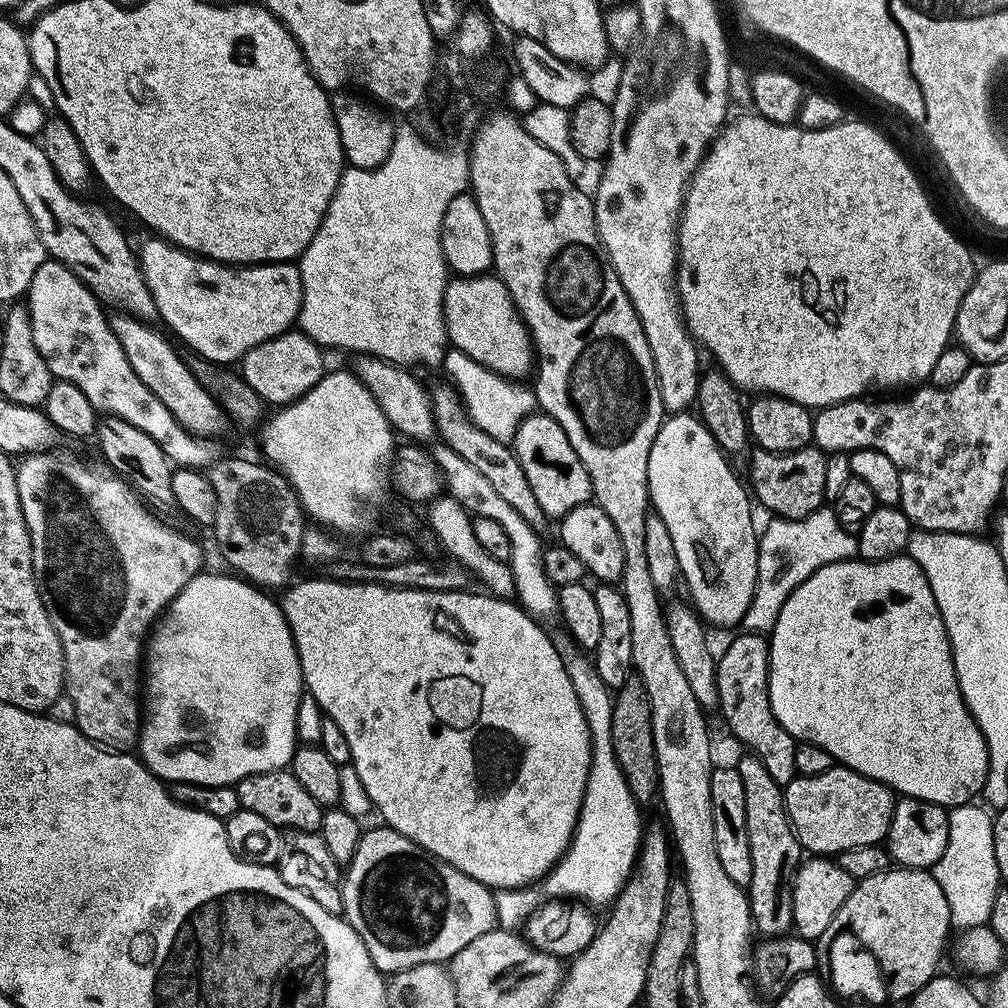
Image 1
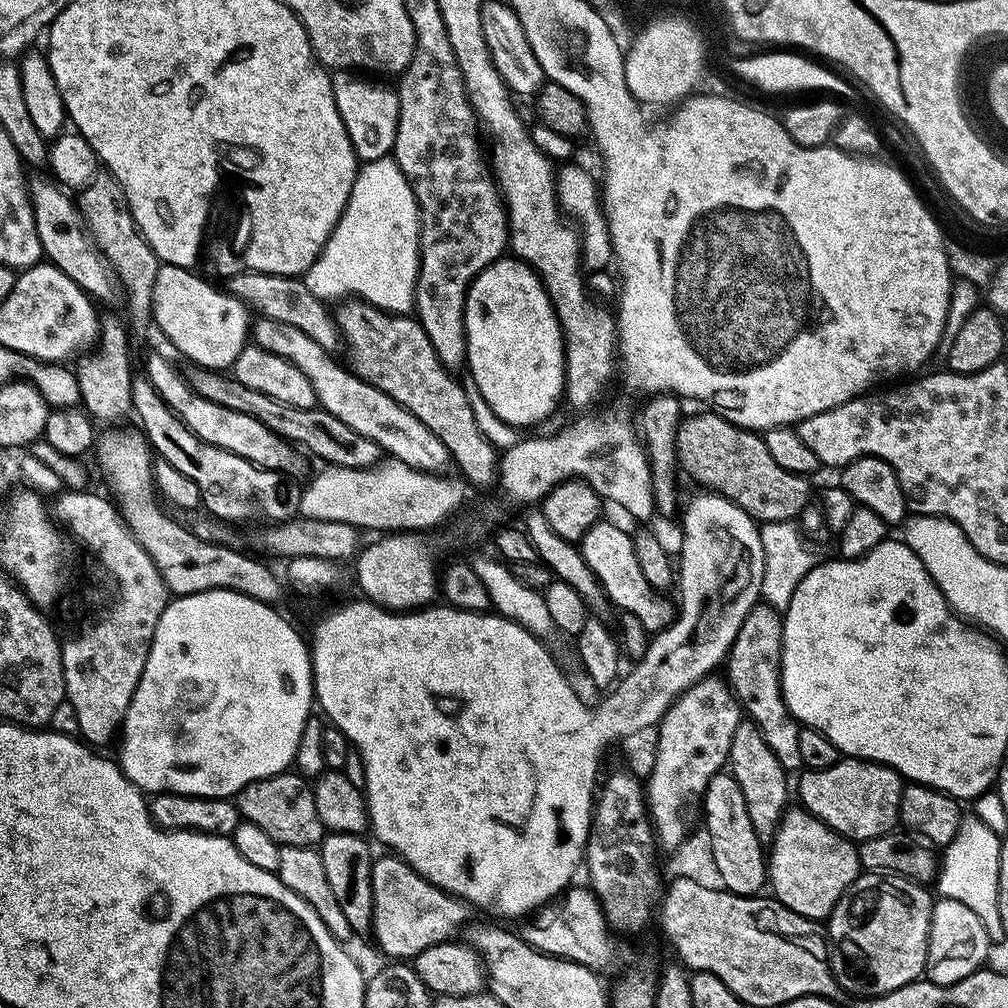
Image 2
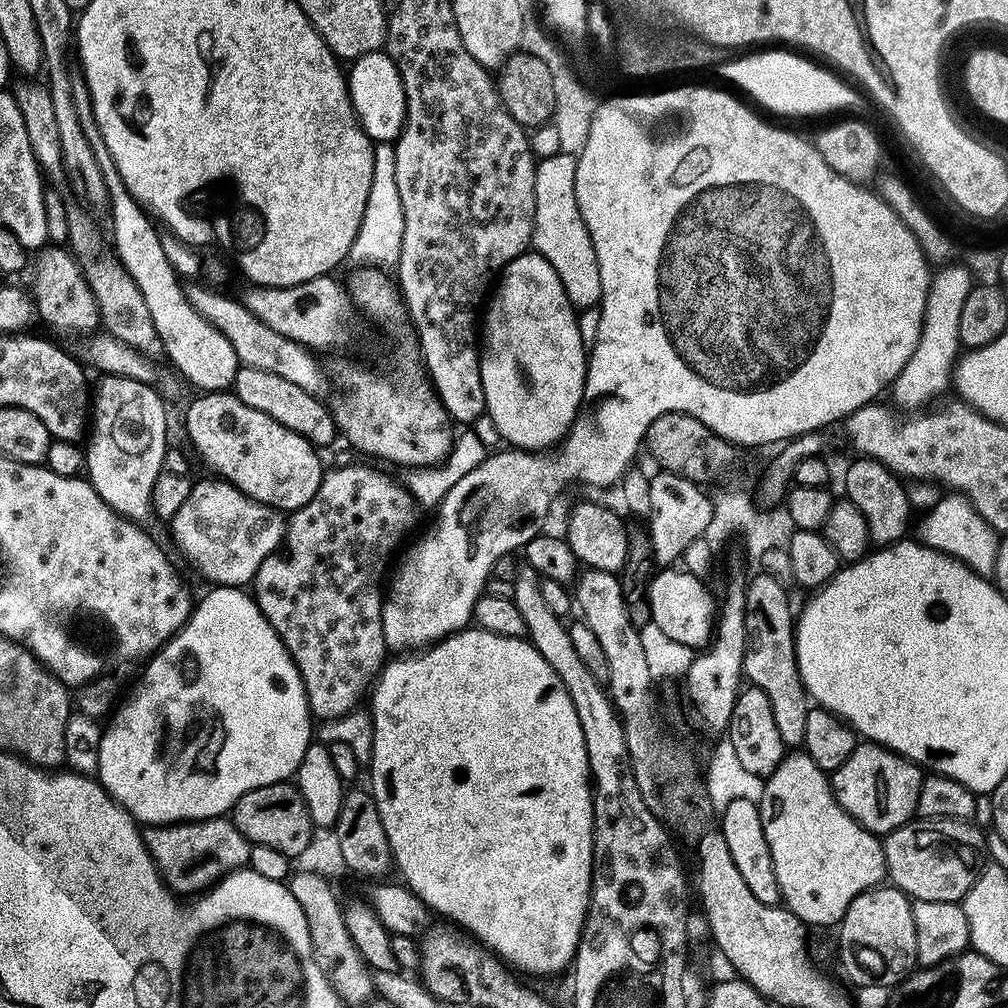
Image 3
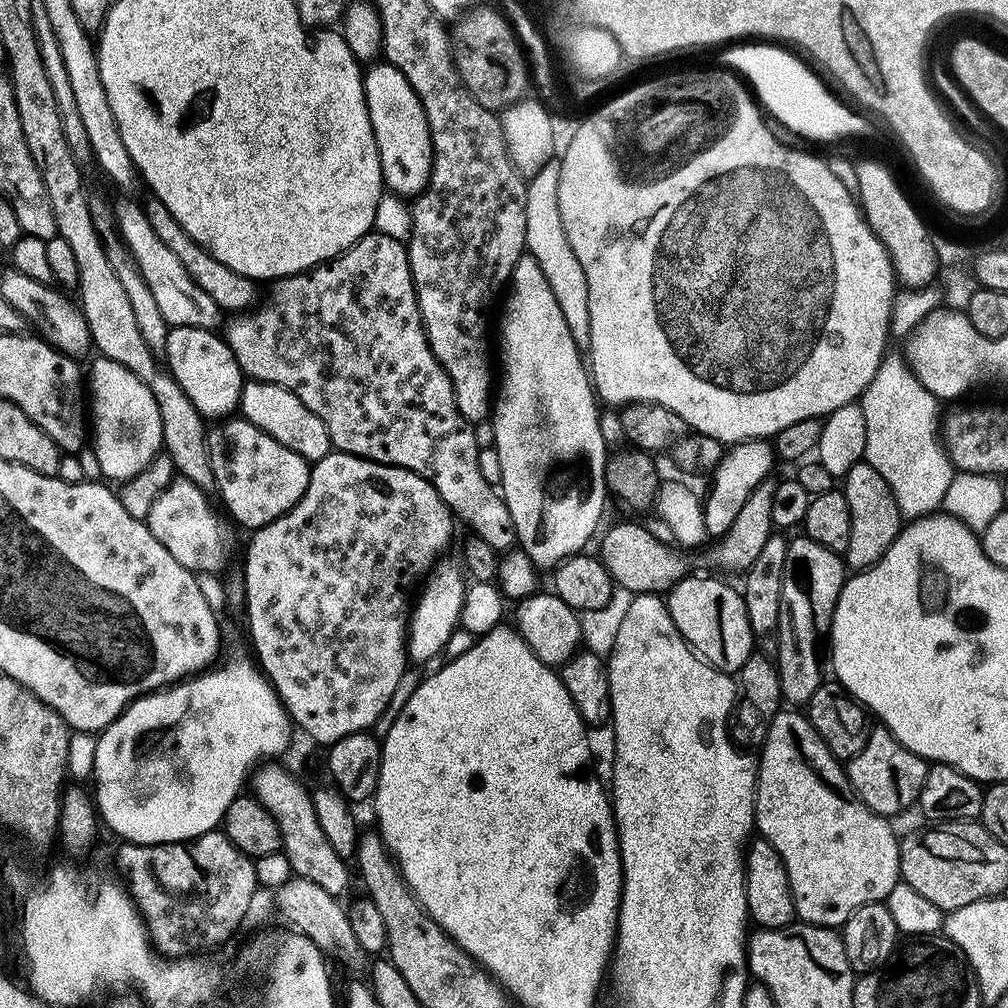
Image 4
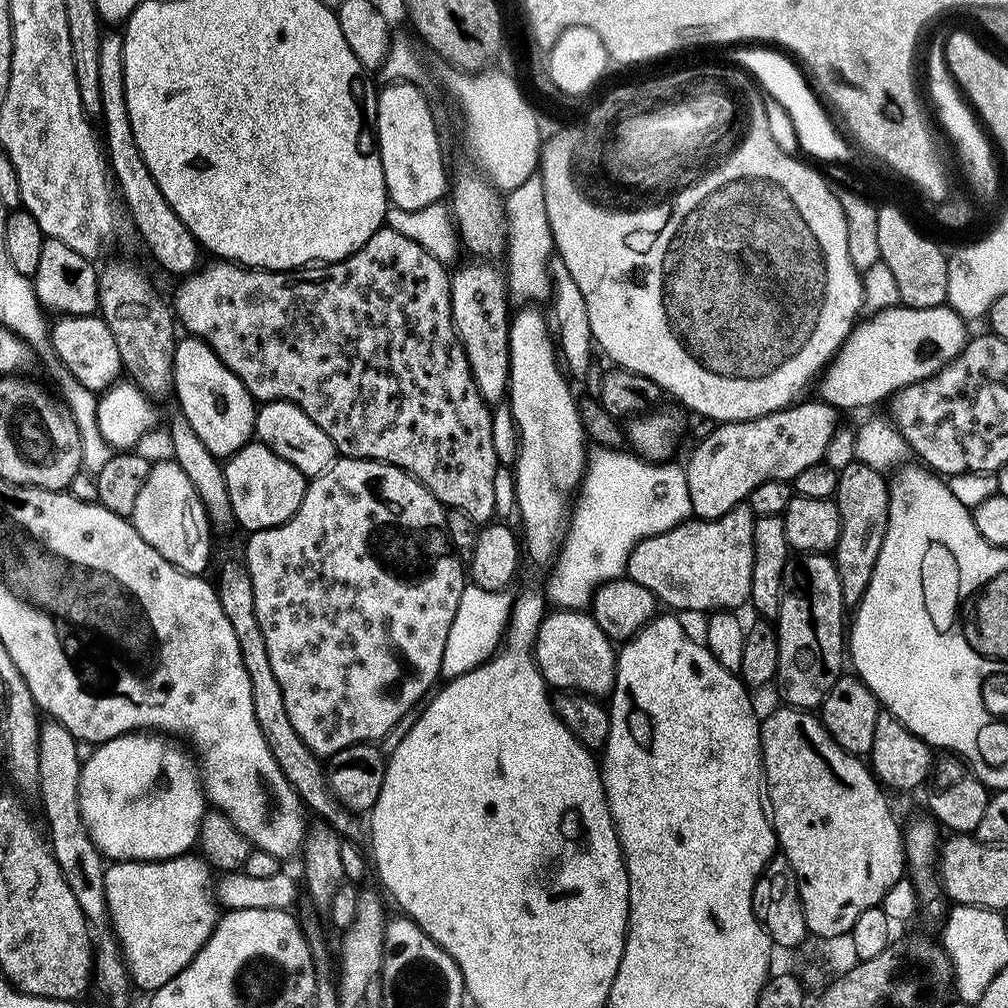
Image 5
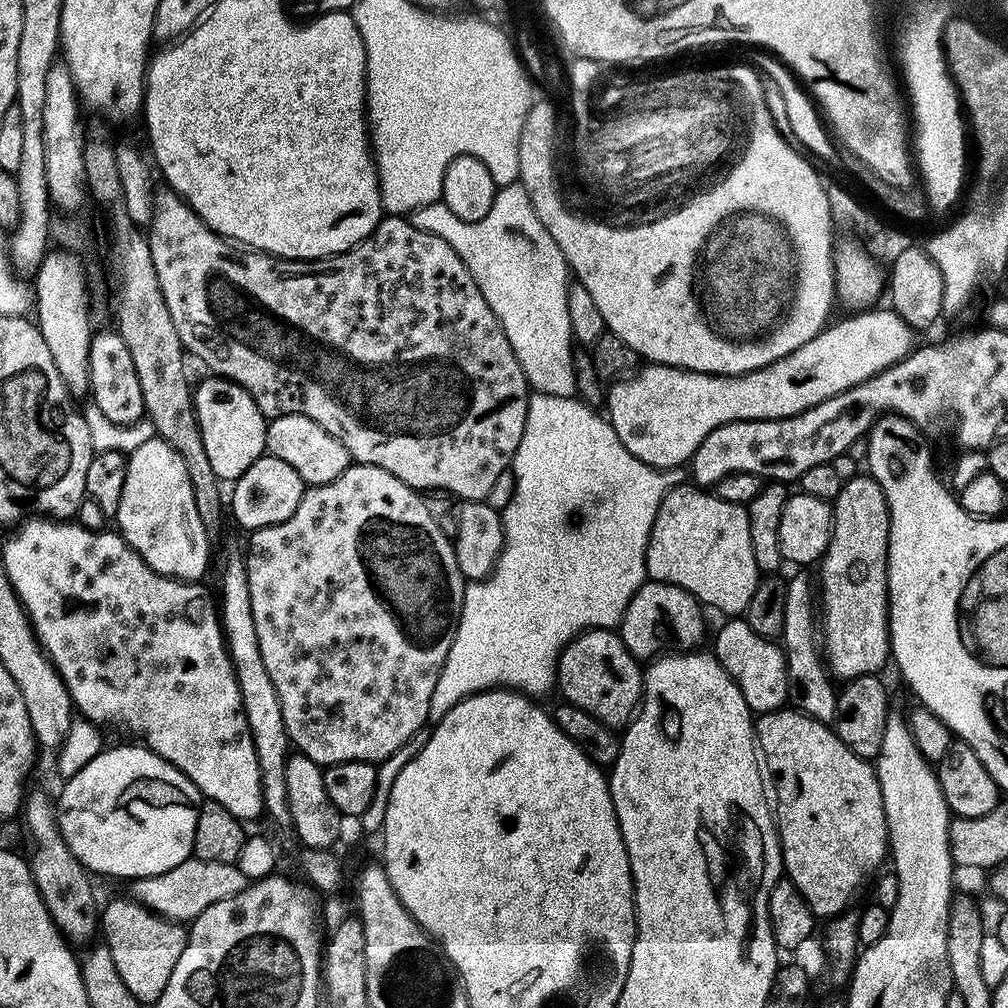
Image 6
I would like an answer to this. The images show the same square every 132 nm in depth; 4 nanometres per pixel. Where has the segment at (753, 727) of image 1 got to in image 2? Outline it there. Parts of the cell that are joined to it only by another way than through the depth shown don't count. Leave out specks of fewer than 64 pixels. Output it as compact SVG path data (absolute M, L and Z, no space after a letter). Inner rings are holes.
M757 602L746 614L742 626L732 643L732 649L726 657L726 679L728 687L740 701L747 719L762 730L762 738L770 750L774 750L774 758L782 762L784 771L796 774L804 768L798 747L798 734L801 723L795 720L784 701L780 685L780 652L784 648L784 621L777 609L769 604Z

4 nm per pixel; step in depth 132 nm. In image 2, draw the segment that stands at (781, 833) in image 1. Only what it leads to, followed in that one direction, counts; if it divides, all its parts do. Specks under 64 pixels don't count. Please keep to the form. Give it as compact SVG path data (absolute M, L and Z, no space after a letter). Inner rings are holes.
M741 719L738 730L734 730L734 742L730 742L730 754L727 767L732 777L742 789L742 798L746 801L746 810L750 813L750 822L754 822L754 834L761 842L770 842L776 836L776 828L789 807L788 780L789 773L784 771L782 762L774 758L774 750L762 738L762 730L751 720Z

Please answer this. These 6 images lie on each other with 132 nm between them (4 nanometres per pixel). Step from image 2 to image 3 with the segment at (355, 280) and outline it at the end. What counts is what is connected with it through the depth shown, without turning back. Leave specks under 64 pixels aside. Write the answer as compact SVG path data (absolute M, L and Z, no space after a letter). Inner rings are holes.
M380 142L375 145L374 154L374 174L370 182L370 194L366 198L364 213L360 219L360 228L356 231L356 237L352 239L350 249L351 259L356 259L355 263L360 266L392 266L400 256L402 246L402 202L398 198L398 186L394 182L394 162L396 161L396 150L391 143Z

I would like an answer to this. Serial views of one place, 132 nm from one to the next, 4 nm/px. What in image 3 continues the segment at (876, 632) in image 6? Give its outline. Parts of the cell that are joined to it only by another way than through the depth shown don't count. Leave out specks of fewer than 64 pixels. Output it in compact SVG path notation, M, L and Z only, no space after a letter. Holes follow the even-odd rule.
M867 458L853 459L853 464L844 472L843 495L862 510L866 517L866 526L870 526L870 538L876 546L899 544L909 535L908 523L912 520L914 509L908 501L908 488L903 484L901 477L882 466L876 460Z

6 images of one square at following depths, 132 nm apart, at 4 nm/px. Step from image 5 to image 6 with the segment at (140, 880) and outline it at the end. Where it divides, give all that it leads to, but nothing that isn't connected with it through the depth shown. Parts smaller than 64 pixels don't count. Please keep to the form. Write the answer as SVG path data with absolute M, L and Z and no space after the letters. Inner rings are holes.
M125 898L125 900L112 900L105 906L98 916L98 928L103 934L103 943L108 945L110 958L114 958L114 970L118 970L118 978L134 994L134 998L141 1005L155 1005L156 999L166 990L166 982L170 982L170 974L174 974L174 965L178 958L182 958L182 950L188 941L188 933L183 923L174 920L165 920L163 916L157 916L149 908L144 908L137 900Z

